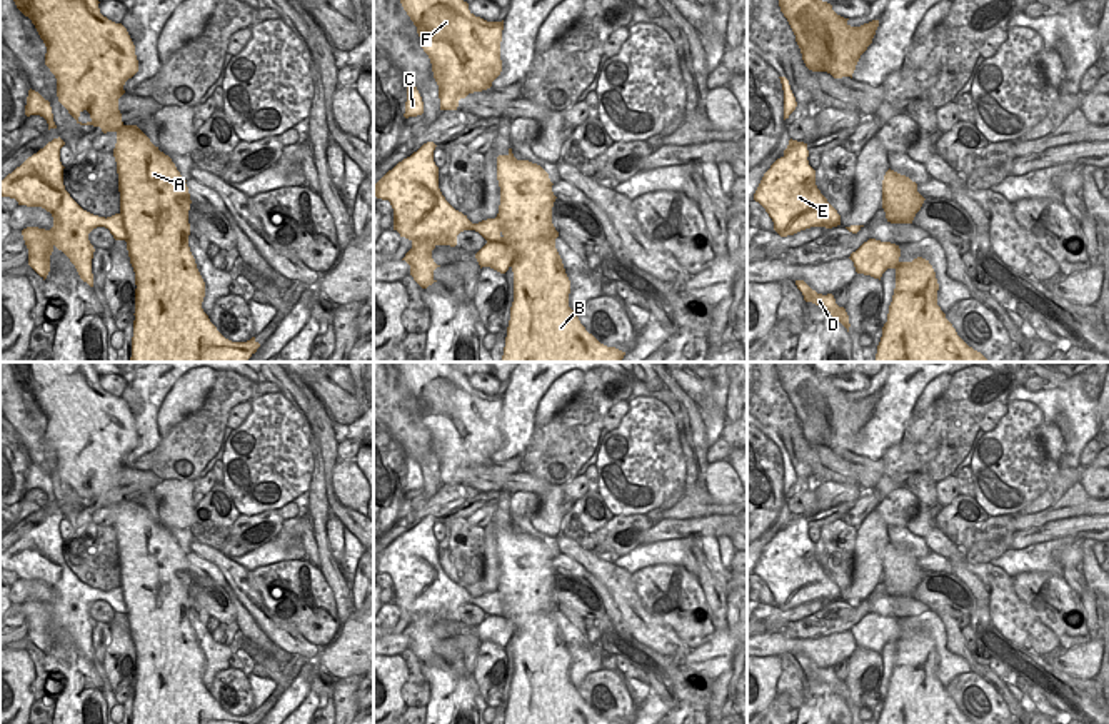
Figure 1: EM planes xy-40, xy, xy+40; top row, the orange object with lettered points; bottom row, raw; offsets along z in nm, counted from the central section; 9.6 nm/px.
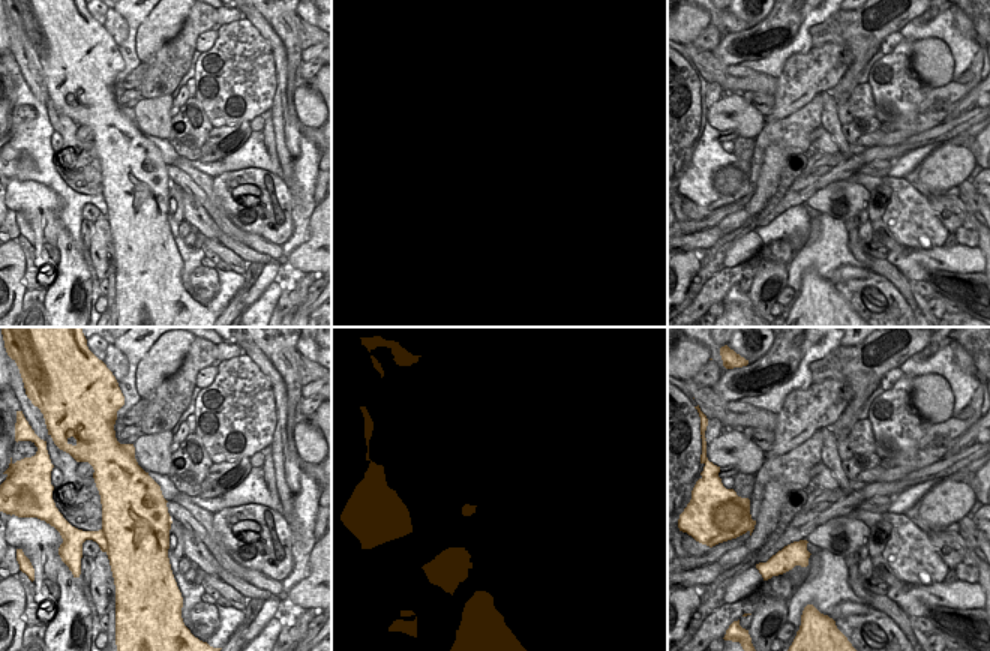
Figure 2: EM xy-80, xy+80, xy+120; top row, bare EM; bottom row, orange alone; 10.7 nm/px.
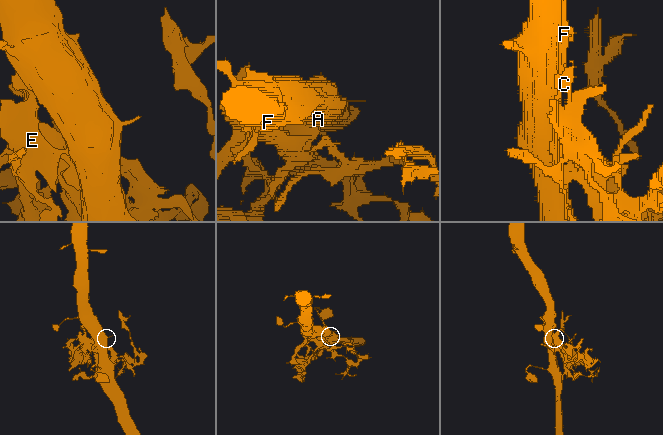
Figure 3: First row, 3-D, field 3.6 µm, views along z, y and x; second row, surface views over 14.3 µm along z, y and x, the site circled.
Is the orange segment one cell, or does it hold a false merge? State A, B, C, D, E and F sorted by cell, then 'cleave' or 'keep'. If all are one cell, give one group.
A B F / C D E; cleave

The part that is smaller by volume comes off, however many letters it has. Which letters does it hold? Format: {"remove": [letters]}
{"remove": ["C", "D", "E"]}

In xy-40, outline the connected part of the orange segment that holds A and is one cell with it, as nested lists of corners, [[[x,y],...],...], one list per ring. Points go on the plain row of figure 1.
[[[10,362],[17,382],[32,394],[47,420],[45,439],[57,452],[58,475],[80,499],[100,500],[103,507],[115,505],[113,530],[118,547],[120,586],[107,592],[102,601],[108,602],[115,614],[125,614],[130,637],[135,646],[135,694],[132,724],[257,724],[260,717],[252,711],[247,716],[225,712],[202,682],[205,656],[197,642],[188,621],[190,567],[187,554],[180,549],[168,529],[158,524],[137,500],[125,499],[118,484],[118,472],[125,467],[123,459],[138,445],[135,419],[122,397],[103,390],[98,374],[90,362]]]

